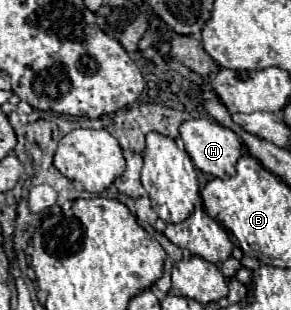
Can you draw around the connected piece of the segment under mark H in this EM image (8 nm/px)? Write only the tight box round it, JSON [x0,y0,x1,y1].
[180,118,242,178]

